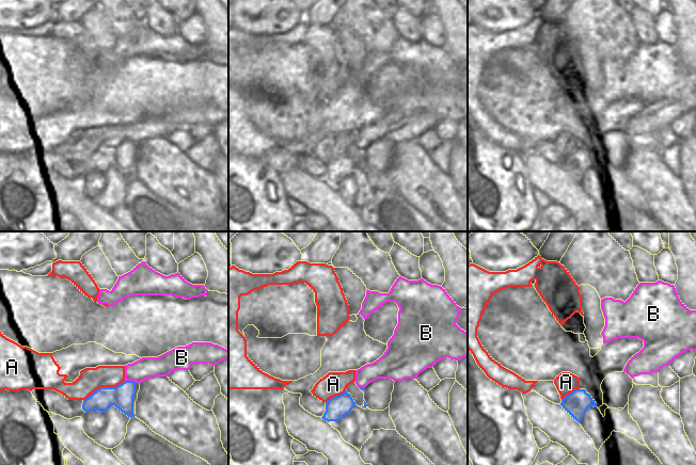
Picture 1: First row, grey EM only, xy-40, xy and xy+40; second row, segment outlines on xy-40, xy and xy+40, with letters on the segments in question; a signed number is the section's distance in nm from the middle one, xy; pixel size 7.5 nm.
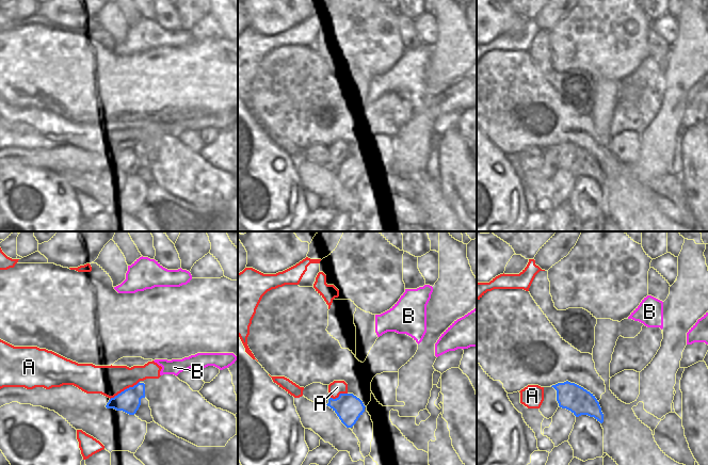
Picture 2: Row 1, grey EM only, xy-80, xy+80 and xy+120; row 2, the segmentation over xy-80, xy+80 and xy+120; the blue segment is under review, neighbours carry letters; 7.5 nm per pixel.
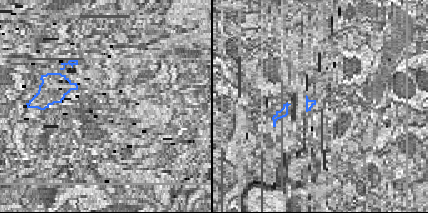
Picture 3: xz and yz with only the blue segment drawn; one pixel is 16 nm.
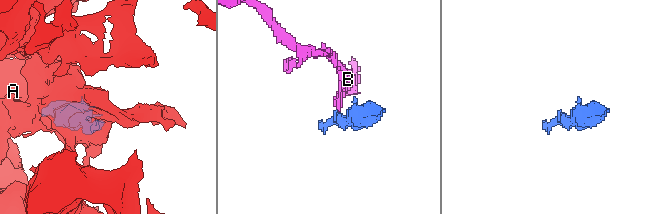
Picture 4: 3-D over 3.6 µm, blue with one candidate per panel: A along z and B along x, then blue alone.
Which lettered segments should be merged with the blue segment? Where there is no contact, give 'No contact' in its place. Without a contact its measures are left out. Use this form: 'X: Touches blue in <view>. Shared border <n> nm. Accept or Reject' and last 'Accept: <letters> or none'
A: Touches blue in xy-40. Shared border 340 nm. Reject
B: Touches blue in xy-40. Shared border 100 nm. Reject
Accept: none.

